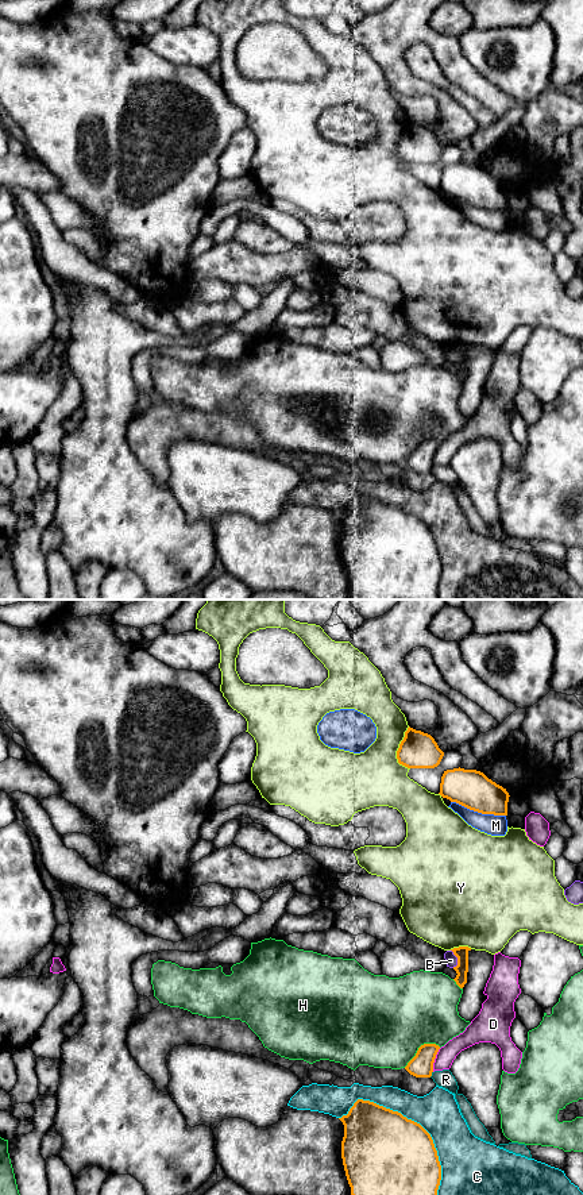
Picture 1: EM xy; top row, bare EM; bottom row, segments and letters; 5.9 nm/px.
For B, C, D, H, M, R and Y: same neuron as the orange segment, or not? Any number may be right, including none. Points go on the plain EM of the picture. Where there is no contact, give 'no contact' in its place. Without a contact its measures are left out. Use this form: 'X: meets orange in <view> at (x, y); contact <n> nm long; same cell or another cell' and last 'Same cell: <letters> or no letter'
B: meets orange in xy at (458, 354); contact 110 nm long; another cell
C: meets orange in xy at (428, 528); contact 800 nm long; another cell
D: meets orange in xy at (433, 455); contact 150 nm long; another cell
H: meets orange in xy at (420, 442); contact 260 nm long; another cell
M: meets orange in xy at (478, 207); contact 340 nm long; another cell
R: meets orange in xy at (431, 469); contact 40 nm long; another cell
Y: meets orange in xy at (398, 145); contact 260 nm long; another cell
Same cell: no letter

